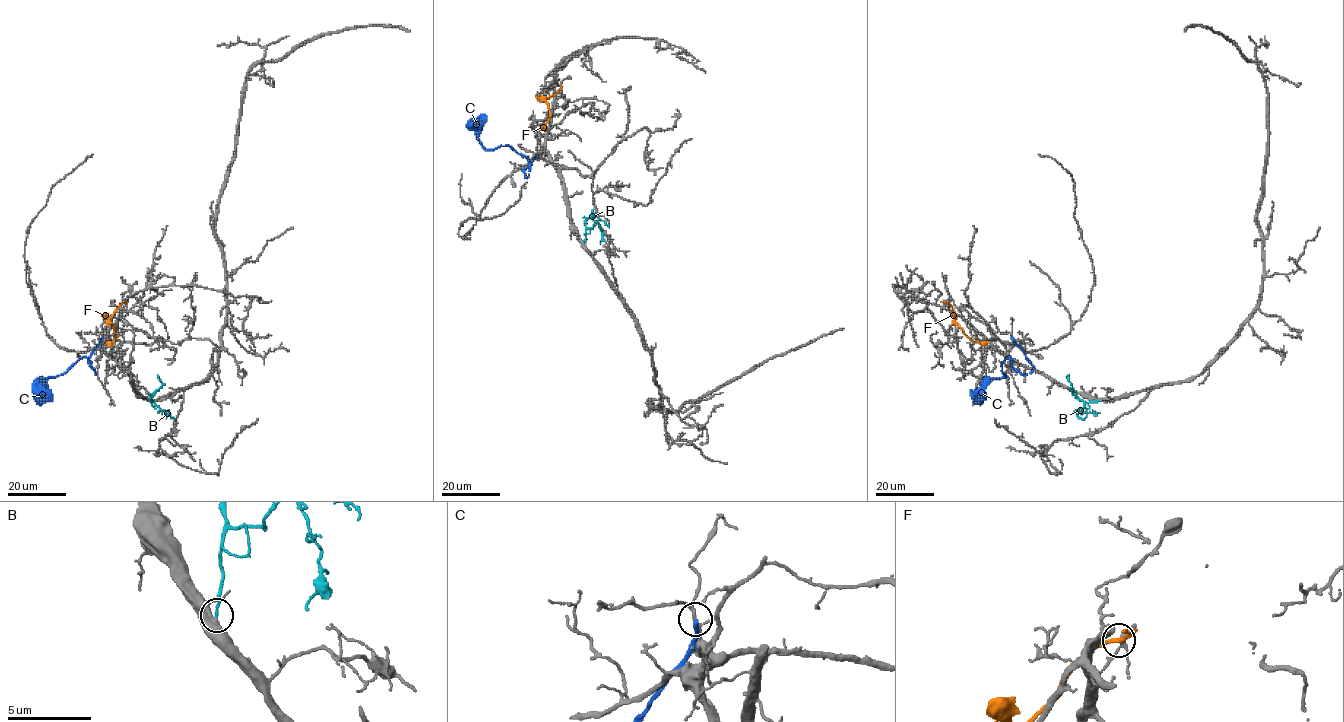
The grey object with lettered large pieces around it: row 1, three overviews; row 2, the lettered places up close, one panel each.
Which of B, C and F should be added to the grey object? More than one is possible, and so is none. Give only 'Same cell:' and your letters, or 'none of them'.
Same cell: B

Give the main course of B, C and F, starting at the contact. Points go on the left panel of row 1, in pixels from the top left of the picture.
B: (150, 400), (162, 385), (157, 374)
C: (101, 335), (89, 357), (95, 374), (82, 357), (66, 370), (44, 378), (37, 402)
F: (125, 303), (109, 318), (115, 338), (106, 344)

